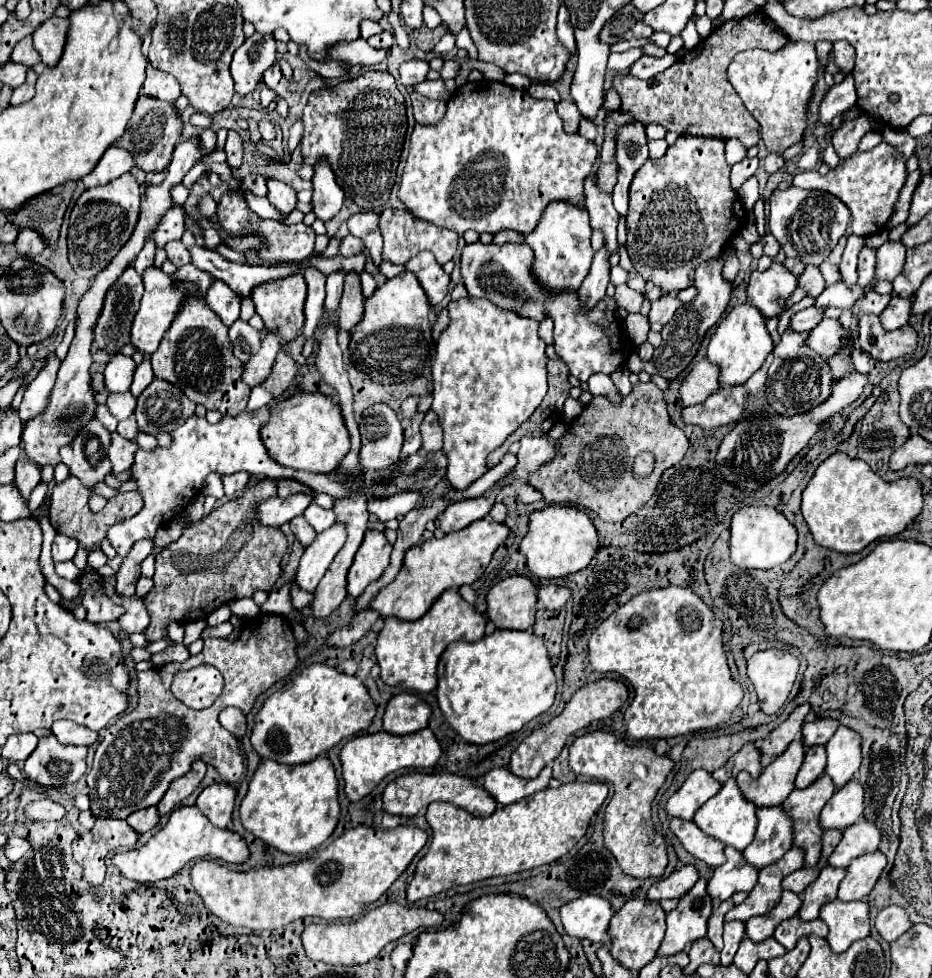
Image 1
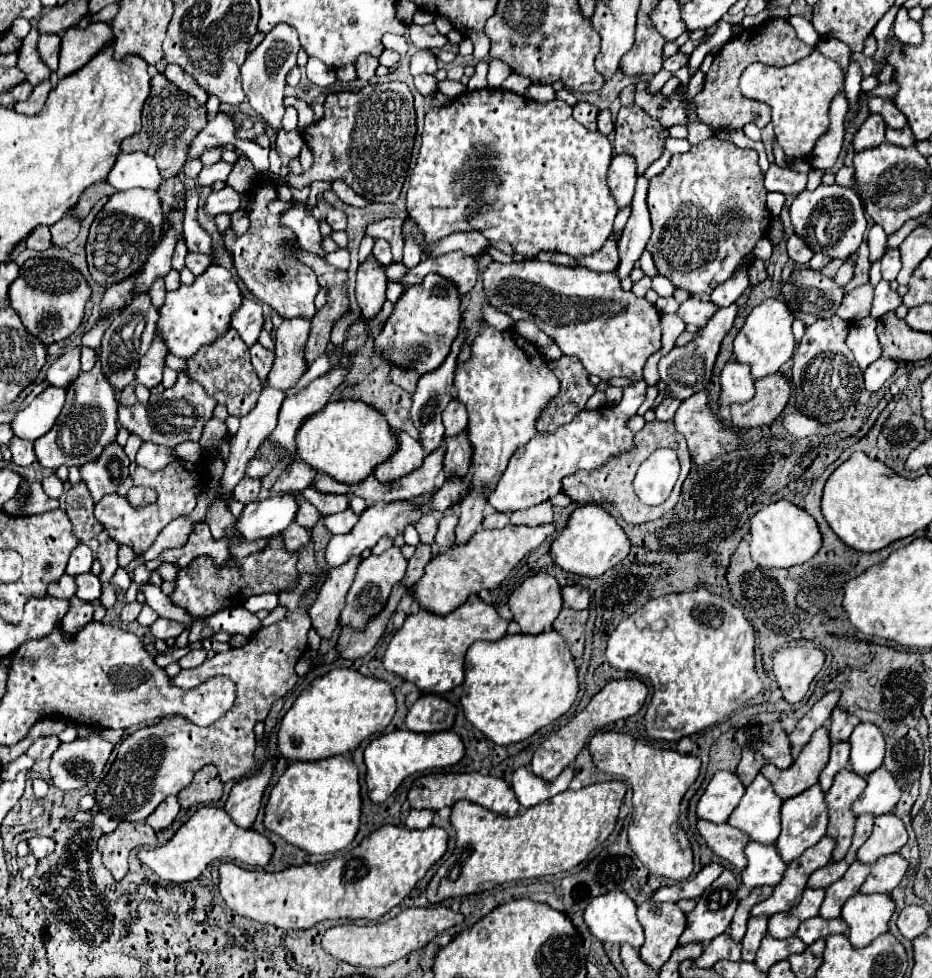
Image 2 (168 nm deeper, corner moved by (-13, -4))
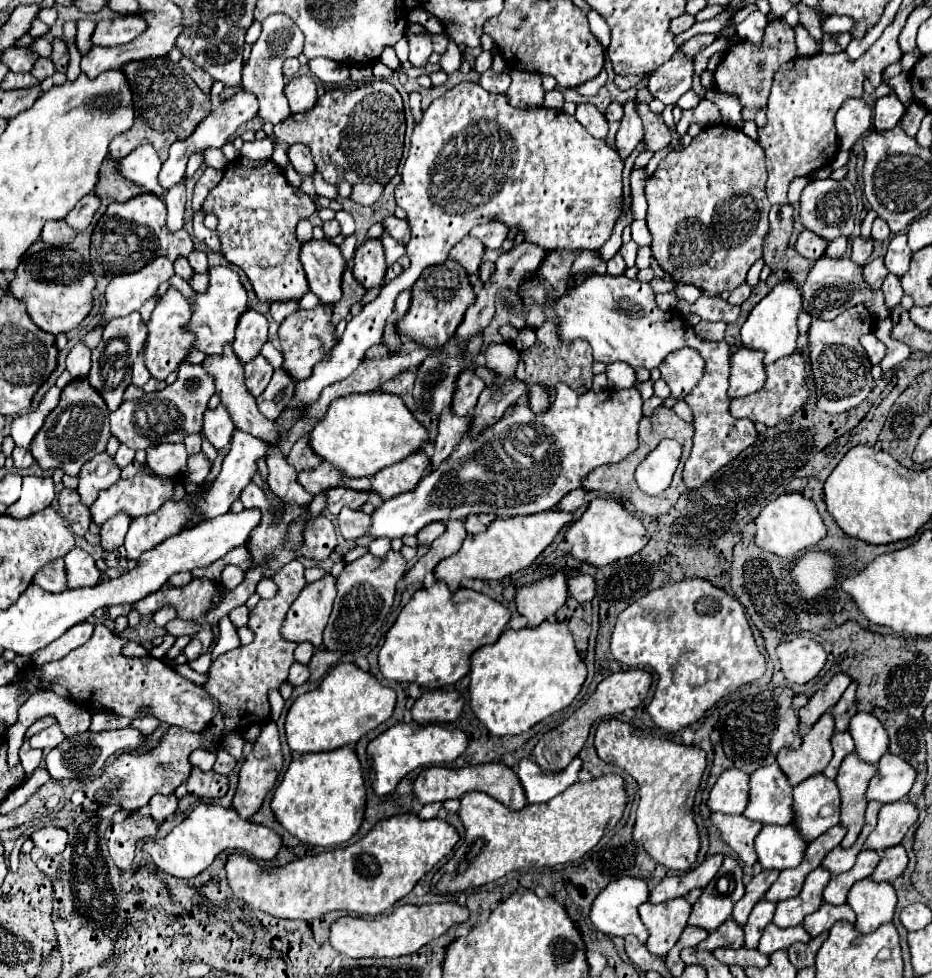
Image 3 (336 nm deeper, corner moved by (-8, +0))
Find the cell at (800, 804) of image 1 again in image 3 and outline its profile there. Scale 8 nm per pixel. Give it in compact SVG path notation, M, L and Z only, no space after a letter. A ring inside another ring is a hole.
M850 753L844 761L842 767L838 771L836 783L842 795L842 815L840 815L840 825L848 827L846 837L842 839L842 847L850 847L862 827L864 827L864 813L866 813L866 789L868 789L868 781L876 775L876 765L860 761L860 757L856 757L856 753ZM860 811L862 811L862 827L860 827Z

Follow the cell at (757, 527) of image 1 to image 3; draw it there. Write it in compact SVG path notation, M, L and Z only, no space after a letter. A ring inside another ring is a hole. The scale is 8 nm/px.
M788 493L788 495L782 495L782 497L770 501L758 515L756 527L758 527L756 545L774 555L780 555L780 557L796 555L798 551L814 547L826 535L826 525L814 505L814 501L806 499L802 493Z

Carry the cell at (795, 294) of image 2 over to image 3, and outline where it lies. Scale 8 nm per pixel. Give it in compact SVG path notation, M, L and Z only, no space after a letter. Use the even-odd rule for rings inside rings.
M822 257L822 259L818 259L814 263L814 267L810 269L806 283L802 285L802 293L804 293L804 311L808 311L816 319L834 319L854 305L866 305L868 309L876 307L878 321L888 317L882 289L878 289L878 291L868 289L868 285L864 285L862 267L848 257L840 257L840 259Z

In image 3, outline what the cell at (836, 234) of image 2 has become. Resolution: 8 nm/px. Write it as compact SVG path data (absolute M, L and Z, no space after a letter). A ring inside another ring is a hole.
M816 179L812 181L804 191L800 199L800 219L802 225L816 235L832 241L840 235L850 237L854 227L856 227L856 207L858 207L858 197L856 197L856 187L848 179Z

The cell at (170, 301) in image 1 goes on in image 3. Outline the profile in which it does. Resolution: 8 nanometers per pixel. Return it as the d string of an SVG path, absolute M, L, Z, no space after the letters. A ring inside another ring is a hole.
M212 267L210 271L210 287L206 293L194 297L194 313L188 323L188 331L196 335L194 349L204 351L208 355L218 355L224 345L234 341L234 331L240 321L240 315L248 311L248 293L240 283L238 273L228 267Z

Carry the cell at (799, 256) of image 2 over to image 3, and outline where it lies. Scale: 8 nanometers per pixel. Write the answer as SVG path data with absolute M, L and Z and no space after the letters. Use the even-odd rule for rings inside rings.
M804 229L796 241L796 251L806 259L820 259L826 247L828 247L828 241L824 241L822 237L816 237L816 233L808 229Z

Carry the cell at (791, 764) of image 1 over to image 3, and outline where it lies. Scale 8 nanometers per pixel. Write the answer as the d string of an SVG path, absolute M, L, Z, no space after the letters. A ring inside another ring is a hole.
M826 711L814 727L804 735L804 743L800 749L780 749L778 761L786 777L792 785L802 783L804 779L822 773L832 759L832 745L830 737L834 733L834 717Z

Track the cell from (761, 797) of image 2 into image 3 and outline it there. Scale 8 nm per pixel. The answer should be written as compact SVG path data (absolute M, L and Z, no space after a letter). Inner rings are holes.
M774 761L772 765L760 767L750 775L750 803L744 811L744 817L760 821L764 825L788 825L794 817L794 801L792 801L792 785L780 765Z

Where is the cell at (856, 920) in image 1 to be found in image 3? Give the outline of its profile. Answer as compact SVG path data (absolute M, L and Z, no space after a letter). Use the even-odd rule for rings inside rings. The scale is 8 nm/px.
M868 877L854 883L848 893L848 905L856 911L856 929L860 933L870 933L882 923L892 921L896 909L896 891L890 883L876 883Z

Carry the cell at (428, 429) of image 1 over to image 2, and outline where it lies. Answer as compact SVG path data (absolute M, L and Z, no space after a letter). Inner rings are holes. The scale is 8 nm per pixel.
M451 399L451 403L445 407L443 425L445 425L445 437L453 437L467 427L465 407L457 399Z

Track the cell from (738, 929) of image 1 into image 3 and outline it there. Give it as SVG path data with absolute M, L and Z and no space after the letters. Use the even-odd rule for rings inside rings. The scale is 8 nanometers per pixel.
M760 901L752 909L750 919L748 919L746 927L744 927L744 931L746 931L746 949L756 949L758 947L762 931L772 921L774 911L776 911L776 903L770 903L770 901Z

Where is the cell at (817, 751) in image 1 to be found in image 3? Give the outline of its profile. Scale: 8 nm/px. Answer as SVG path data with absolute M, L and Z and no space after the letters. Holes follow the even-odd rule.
M836 731L836 733L832 735L832 747L834 747L834 757L832 757L830 765L824 769L824 775L826 775L828 779L834 779L834 777L838 775L838 767L840 767L840 763L844 761L844 757L854 751L852 735L850 735L848 731L844 731L844 733L838 733L838 731Z

